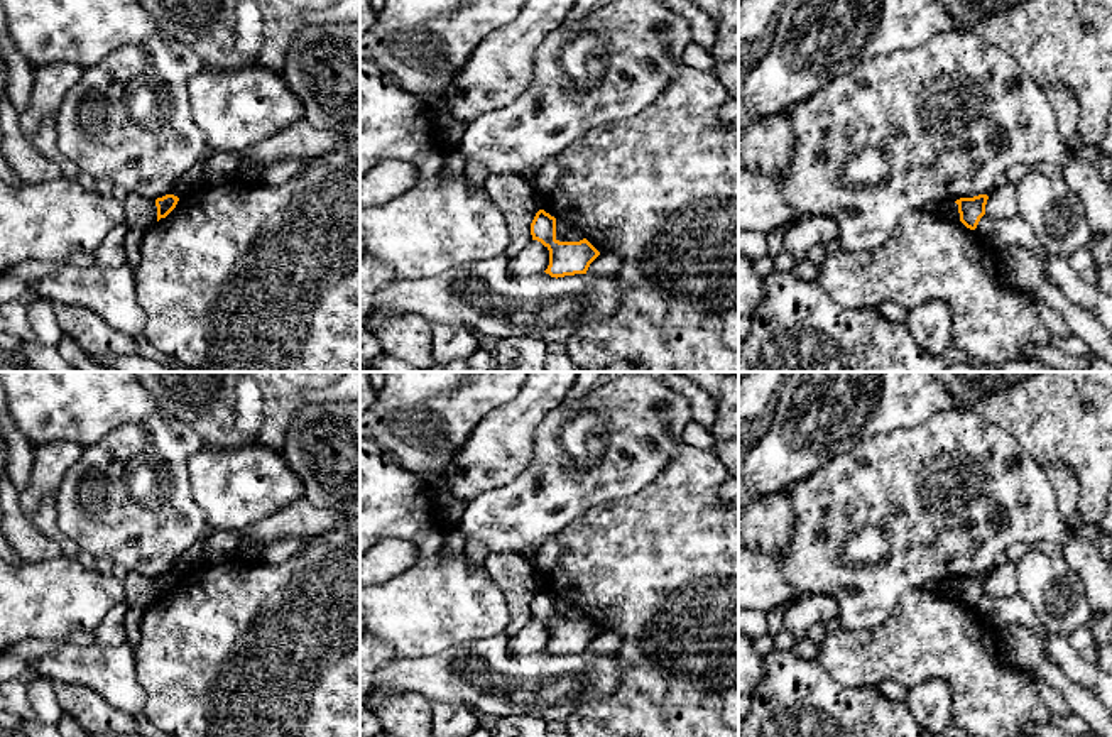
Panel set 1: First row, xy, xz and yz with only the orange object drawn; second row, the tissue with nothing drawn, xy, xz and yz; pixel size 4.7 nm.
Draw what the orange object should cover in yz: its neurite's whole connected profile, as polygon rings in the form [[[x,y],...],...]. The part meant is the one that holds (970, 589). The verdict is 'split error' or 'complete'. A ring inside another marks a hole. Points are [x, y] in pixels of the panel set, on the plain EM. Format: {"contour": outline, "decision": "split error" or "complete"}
{"contour": [[[978,573],[973,576],[960,576],[955,581],[958,583],[960,600],[970,607],[975,609],[980,597],[985,593],[985,583],[989,575]]], "decision": "complete"}

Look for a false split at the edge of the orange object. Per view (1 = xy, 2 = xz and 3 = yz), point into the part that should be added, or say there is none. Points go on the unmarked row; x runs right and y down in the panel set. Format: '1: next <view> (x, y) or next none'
1: next none
2: next none
3: next none

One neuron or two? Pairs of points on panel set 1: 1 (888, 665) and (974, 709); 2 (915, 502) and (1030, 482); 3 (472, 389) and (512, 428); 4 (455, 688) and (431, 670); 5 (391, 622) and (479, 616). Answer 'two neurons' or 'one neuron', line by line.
1: one neuron
2: one neuron
3: two neurons
4: one neuron
5: one neuron

